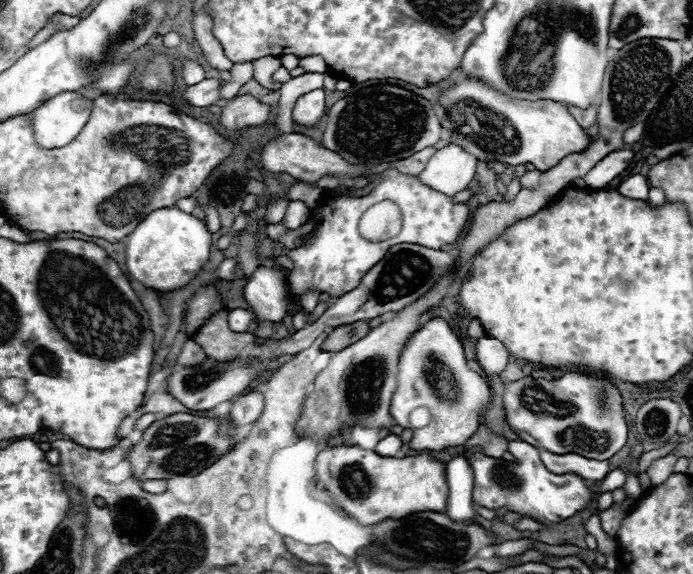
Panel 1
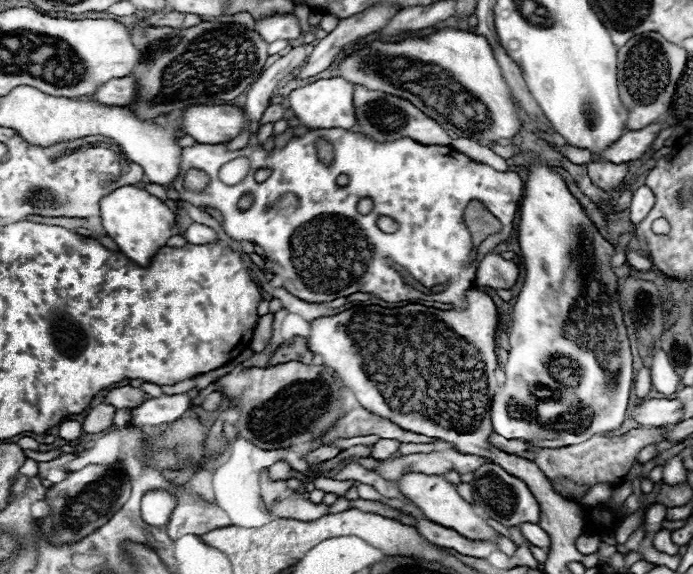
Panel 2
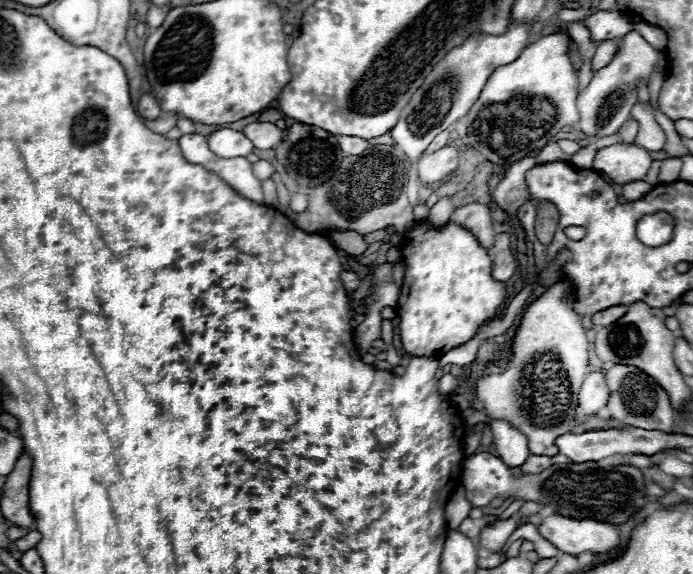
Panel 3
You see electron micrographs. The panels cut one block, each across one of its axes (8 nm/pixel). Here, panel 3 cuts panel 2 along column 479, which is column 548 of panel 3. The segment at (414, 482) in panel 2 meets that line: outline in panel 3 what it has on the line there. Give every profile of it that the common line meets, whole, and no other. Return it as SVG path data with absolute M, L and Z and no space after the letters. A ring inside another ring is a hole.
M552 514L542 520L538 532L550 540L560 552L580 554L594 550L594 554L606 554L620 546L620 536L616 526L596 520L576 520Z

